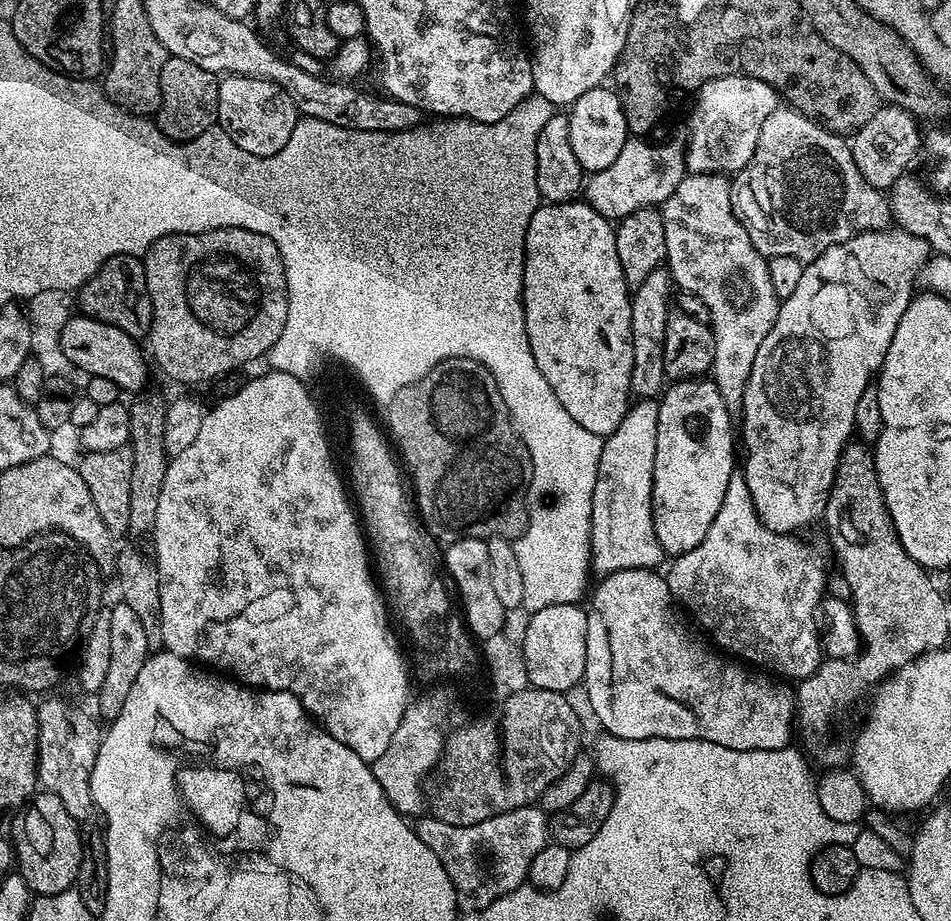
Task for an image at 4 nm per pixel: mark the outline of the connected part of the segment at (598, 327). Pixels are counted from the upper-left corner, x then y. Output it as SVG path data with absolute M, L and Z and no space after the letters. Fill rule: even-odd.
M569 202L567 204L541 203L536 213L530 218L530 226L526 230L526 242L524 243L524 325L530 342L530 350L534 354L534 362L538 362L538 370L542 370L542 378L550 382L554 394L558 394L558 402L566 406L570 418L578 422L578 426L586 426L599 436L609 436L622 422L622 418L628 412L630 399L633 395L630 374L634 366L634 350L632 349L632 331L630 330L630 314L632 313L632 297L628 283L624 280L622 266L618 262L618 250L616 249L616 230L611 219L604 217L594 210L587 202Z

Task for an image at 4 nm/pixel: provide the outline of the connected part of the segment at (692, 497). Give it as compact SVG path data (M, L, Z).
M711 378L677 379L663 389L658 400L658 446L654 454L654 486L652 487L652 517L654 534L669 557L694 550L706 538L718 506L726 494L726 486L734 475L732 468L732 420L726 402Z

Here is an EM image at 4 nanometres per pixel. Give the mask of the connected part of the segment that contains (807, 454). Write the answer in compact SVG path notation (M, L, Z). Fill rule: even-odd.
M881 230L878 232L863 232L841 244L830 246L818 258L807 261L802 279L794 289L790 298L782 301L774 326L762 338L762 346L758 346L758 354L754 354L754 364L750 366L748 381L744 384L744 399L742 401L742 417L744 416L744 469L742 475L750 490L750 498L754 502L756 512L761 522L770 530L785 534L799 533L799 528L808 528L819 521L824 515L824 507L836 477L836 467L840 455L844 453L845 444L853 439L855 429L854 406L866 388L869 381L879 373L884 365L886 350L890 350L890 342L894 338L894 330L898 330L898 322L902 314L906 314L906 306L914 295L912 286L917 283L919 270L930 257L928 243L909 232L899 230Z

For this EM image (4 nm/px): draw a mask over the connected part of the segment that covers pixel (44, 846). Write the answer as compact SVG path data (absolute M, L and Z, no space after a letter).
M45 790L33 795L20 818L14 828L14 864L29 893L53 896L69 891L76 883L80 861L78 822L66 812L66 807L54 793Z

